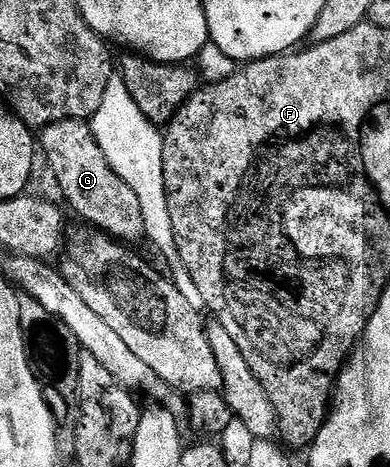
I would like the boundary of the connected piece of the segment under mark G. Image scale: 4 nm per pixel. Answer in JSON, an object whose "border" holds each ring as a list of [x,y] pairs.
{"border":[[[62,121],[47,125],[37,137],[37,145],[47,156],[47,165],[59,184],[65,200],[71,209],[83,221],[96,225],[96,230],[106,236],[114,237],[124,243],[143,241],[145,237],[145,219],[141,215],[141,202],[133,192],[133,187],[109,167],[109,159],[105,159],[105,151],[95,138],[87,121]]]}

